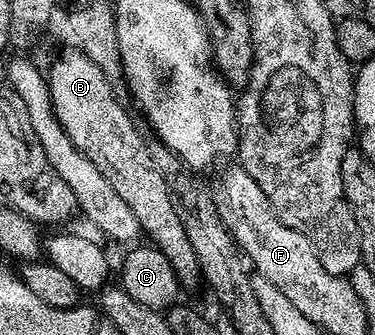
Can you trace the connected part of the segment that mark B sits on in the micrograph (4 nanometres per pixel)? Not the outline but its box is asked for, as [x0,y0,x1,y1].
[46,49,200,288]

